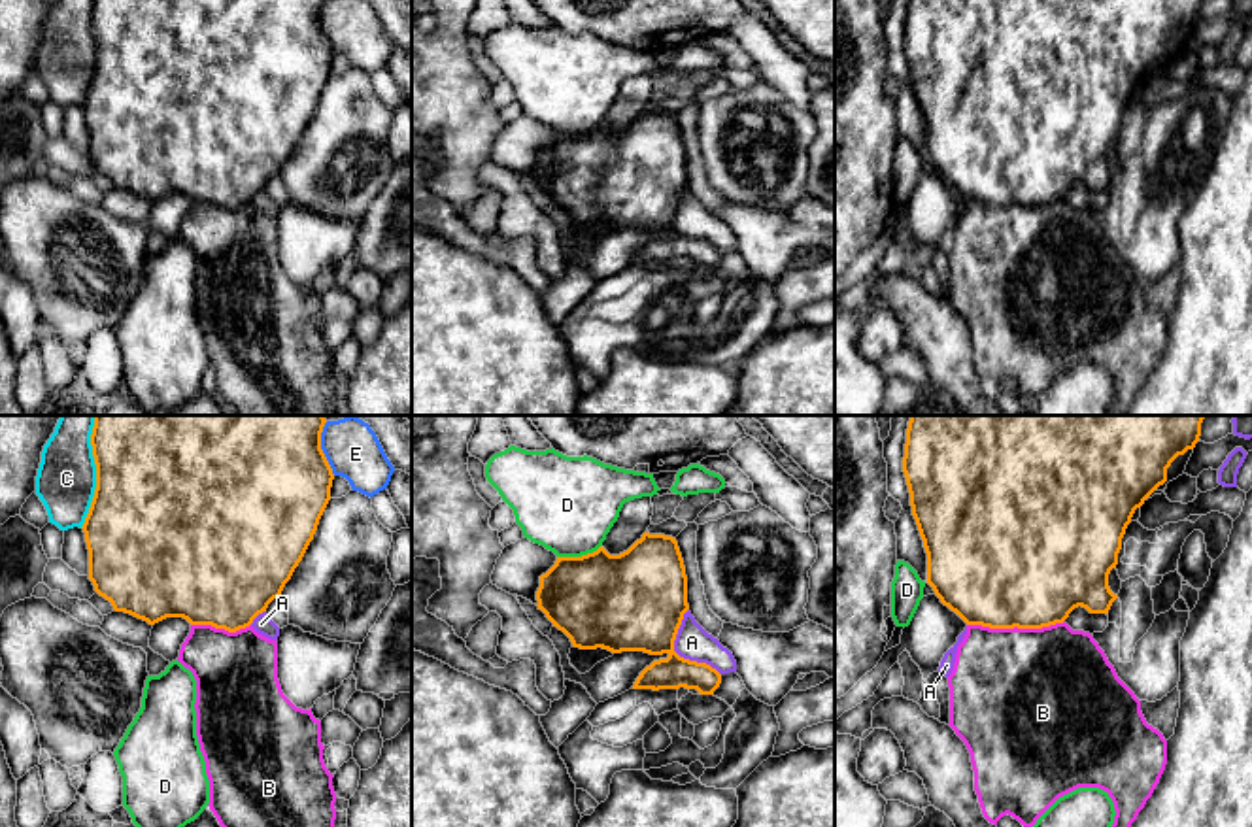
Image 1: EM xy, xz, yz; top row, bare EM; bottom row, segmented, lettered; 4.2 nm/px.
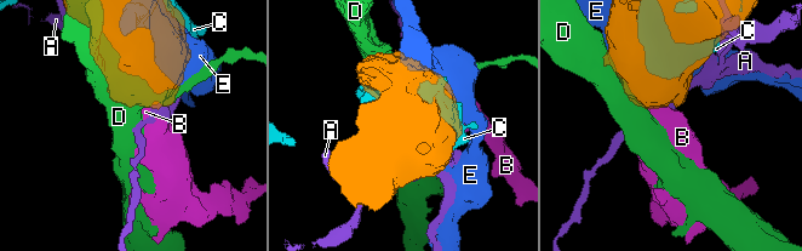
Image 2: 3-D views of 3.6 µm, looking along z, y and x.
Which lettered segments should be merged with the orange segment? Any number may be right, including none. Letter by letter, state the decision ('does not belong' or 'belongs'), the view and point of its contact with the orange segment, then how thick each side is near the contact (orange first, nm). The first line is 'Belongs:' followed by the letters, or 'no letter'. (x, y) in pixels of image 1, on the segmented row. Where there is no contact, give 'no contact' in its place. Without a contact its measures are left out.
Belongs: no letter
A: does not belong; contact xz (675, 652); calibres 380 and 150 nm
B: does not belong; contact yz (1015, 625); calibres 500 and 480 nm
C: does not belong; contact xy (97, 472); calibres 500 and 260 nm
D: does not belong; contact xz (578, 557); calibres 400 and 400 nm
E: does not belong; contact xy (320, 448); calibres 500 and 240 nm

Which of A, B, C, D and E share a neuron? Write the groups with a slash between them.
A / B / C / D / E

